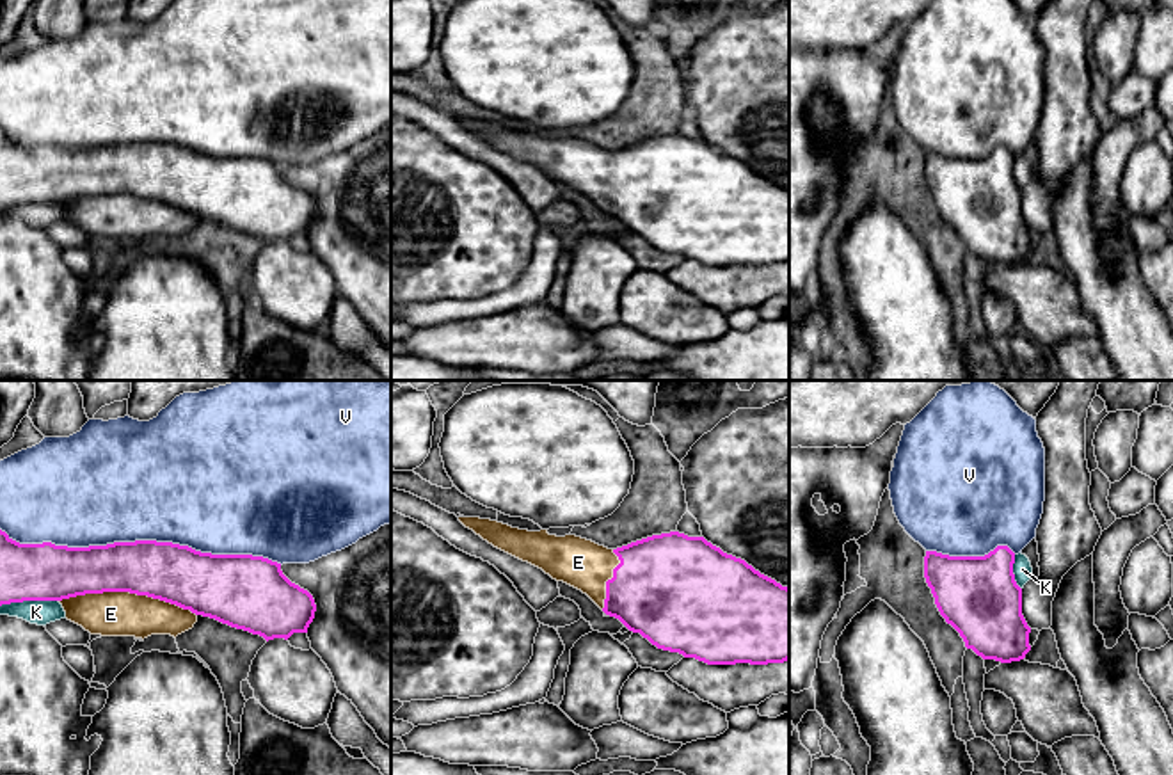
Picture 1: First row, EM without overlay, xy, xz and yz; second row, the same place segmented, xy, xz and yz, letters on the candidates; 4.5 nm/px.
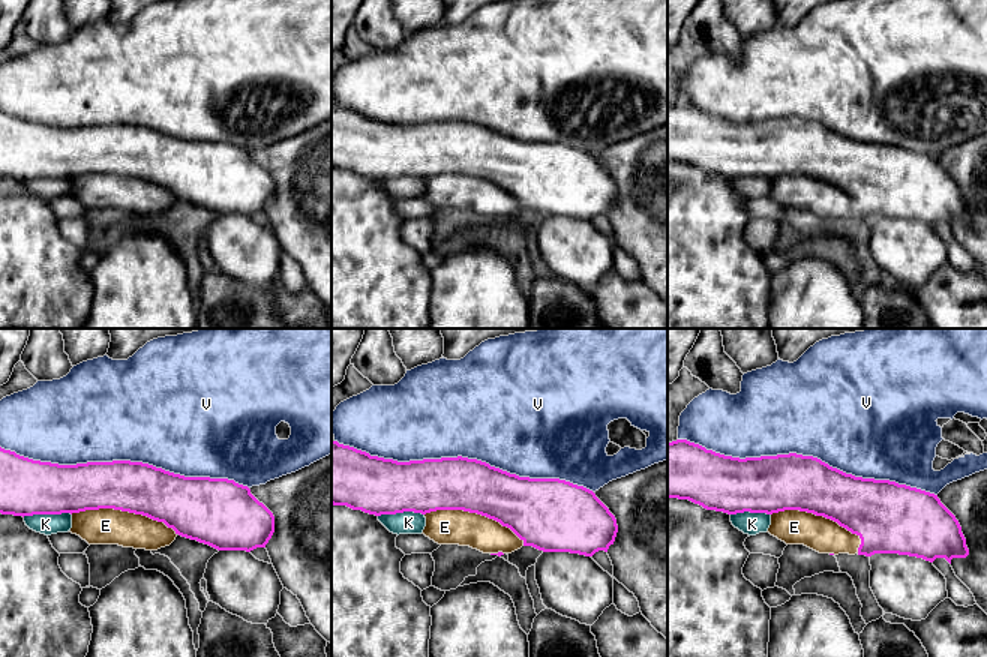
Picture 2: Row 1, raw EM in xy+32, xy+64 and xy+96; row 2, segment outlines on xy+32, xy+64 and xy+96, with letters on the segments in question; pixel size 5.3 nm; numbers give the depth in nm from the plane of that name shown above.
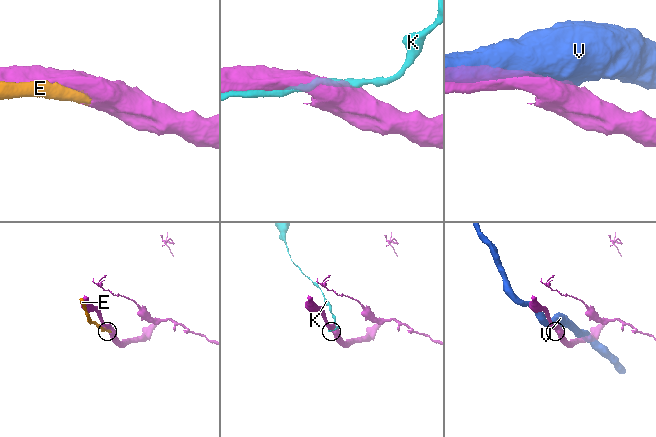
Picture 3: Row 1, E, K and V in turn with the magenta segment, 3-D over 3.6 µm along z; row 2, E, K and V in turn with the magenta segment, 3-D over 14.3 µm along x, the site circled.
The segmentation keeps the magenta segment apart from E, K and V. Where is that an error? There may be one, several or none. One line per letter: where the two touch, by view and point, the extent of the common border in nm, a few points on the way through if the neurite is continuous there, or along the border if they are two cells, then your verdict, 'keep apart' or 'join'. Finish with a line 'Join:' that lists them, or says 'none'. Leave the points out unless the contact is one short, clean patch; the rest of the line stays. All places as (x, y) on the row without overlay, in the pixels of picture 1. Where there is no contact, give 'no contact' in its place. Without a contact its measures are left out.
E: meets magenta in xy at (128, 192); contact 650 nm long; join
K: meets magenta in xy at (29, 201); contact 260 nm long; keep apart
V: meets magenta in xy at (141, 143); contact 1300 nm long; keep apart
Join: E

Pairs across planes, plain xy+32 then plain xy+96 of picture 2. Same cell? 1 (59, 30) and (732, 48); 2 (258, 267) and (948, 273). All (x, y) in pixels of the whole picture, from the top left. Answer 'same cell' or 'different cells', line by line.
1: same cell
2: different cells

